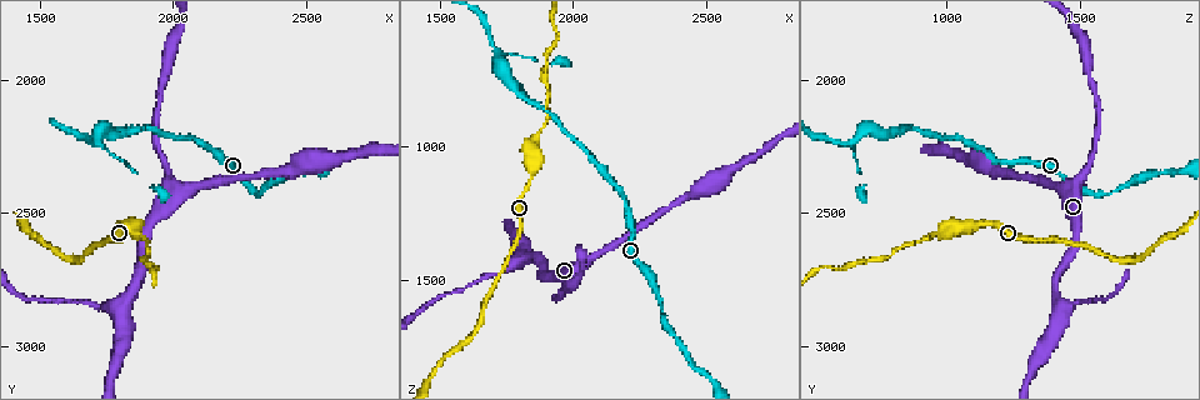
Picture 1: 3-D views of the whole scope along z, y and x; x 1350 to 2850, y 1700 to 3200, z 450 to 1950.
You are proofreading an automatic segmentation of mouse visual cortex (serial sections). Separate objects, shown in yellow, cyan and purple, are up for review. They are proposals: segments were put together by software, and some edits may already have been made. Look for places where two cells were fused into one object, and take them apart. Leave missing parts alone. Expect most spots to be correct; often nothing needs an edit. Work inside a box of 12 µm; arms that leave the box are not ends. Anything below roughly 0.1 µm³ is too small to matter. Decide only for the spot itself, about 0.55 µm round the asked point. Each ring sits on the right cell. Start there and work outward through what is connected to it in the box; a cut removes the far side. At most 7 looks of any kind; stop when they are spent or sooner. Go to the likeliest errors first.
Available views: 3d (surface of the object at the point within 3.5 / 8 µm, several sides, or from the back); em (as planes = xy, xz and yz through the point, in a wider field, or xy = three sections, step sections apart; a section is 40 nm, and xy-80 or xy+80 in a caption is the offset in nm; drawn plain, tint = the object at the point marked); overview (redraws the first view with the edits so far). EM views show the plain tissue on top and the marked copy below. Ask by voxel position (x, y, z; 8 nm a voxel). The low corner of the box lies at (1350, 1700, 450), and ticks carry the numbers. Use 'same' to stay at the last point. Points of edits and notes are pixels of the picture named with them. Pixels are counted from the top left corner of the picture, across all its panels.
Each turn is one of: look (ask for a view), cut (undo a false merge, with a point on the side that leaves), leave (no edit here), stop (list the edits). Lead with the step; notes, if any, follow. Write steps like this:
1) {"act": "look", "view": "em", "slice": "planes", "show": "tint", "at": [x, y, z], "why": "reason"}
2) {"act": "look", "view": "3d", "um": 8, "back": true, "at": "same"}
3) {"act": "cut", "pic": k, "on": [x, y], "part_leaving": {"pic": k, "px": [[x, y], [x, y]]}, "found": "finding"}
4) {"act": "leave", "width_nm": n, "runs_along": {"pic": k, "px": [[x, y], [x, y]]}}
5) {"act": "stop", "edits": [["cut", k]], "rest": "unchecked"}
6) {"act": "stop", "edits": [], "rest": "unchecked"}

{"act": "look", "view": "3d", "um": 3.5, "at": [1720, 2230, 650], "why": "sharp bend"}

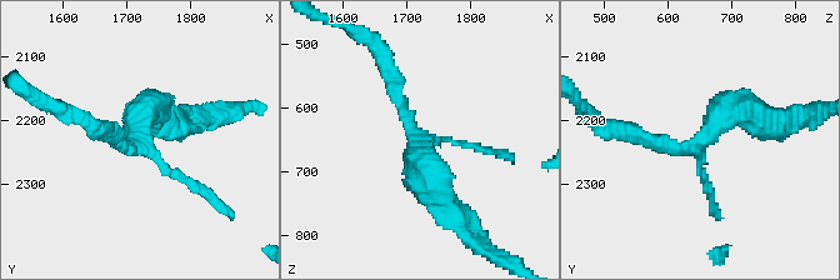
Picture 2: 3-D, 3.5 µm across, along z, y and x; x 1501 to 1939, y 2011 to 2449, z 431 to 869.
{"act": "look", "view": "em", "slice": "xy", "step": 2, "show": "tint", "at": [1715, 2220, 660]}

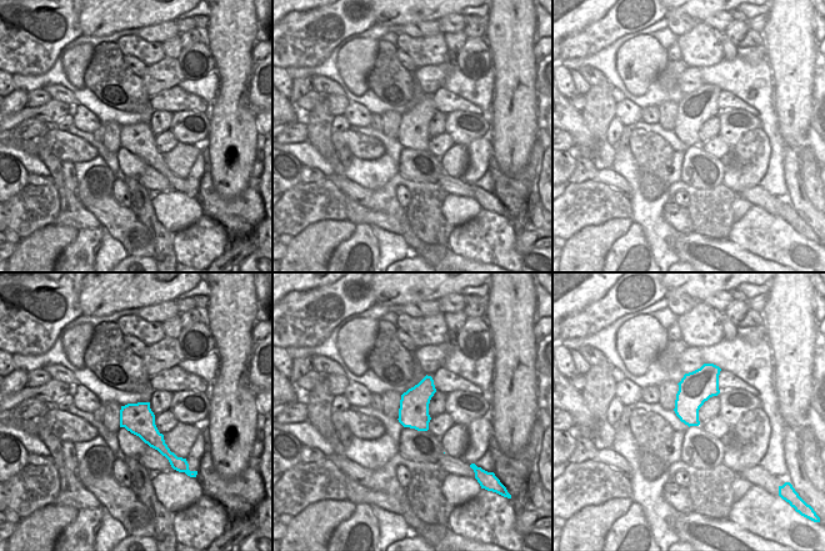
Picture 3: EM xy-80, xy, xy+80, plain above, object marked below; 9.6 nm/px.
{"act": "leave", "runs_along": {"pic": 2, "px": [[441, 205], [391, 78]]}, "found": "continuous, no second cell"}

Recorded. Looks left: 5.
{"act": "look", "view": "3d", "um": 8, "at": [1810, 2850, 1420], "why": "thin arm on a thick one"}

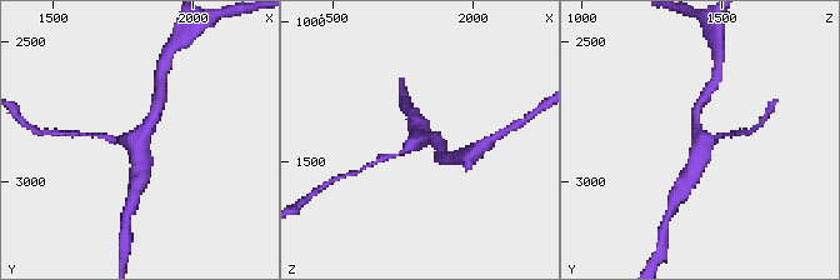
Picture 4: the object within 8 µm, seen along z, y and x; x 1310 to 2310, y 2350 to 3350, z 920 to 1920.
{"act": "look", "view": "em", "slice": "planes", "show": "tint", "at": [1790, 2850, 1430], "why": "now the EM"}

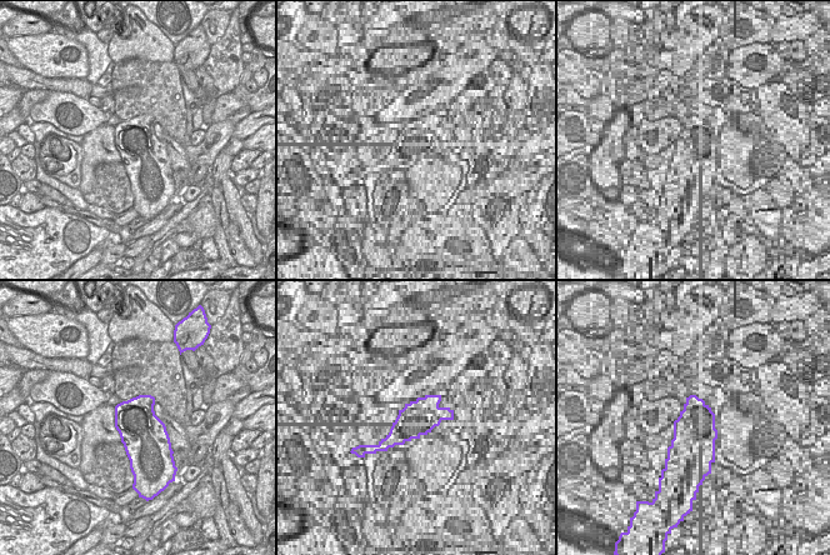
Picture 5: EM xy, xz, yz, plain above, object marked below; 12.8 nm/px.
{"act": "leave", "arm_widths_nm": [150, 250, 500], "runs_along": {"pic": 4, "px": [[156, 108], [138, 138], [139, 173]]}, "found": "all the same cell"}

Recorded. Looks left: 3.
{"act": "look", "view": "3d", "um": 3.5, "at": [1840, 2540, 1120], "why": "calibre changes"}

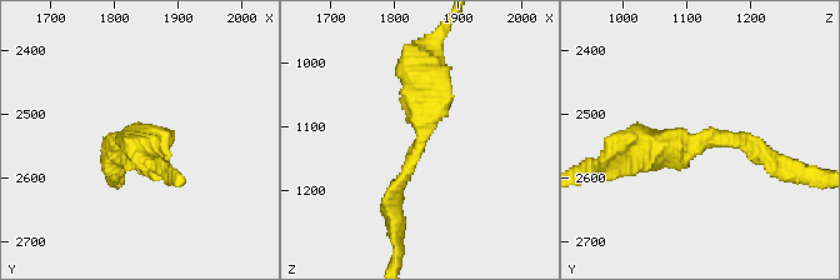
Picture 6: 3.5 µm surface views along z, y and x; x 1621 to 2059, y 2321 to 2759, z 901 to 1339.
{"act": "look", "view": "em", "slice": "planes", "show": "tint", "at": [1845, 2540, 1120], "arm_widths_nm": [150, 450], "why": "now the EM"}

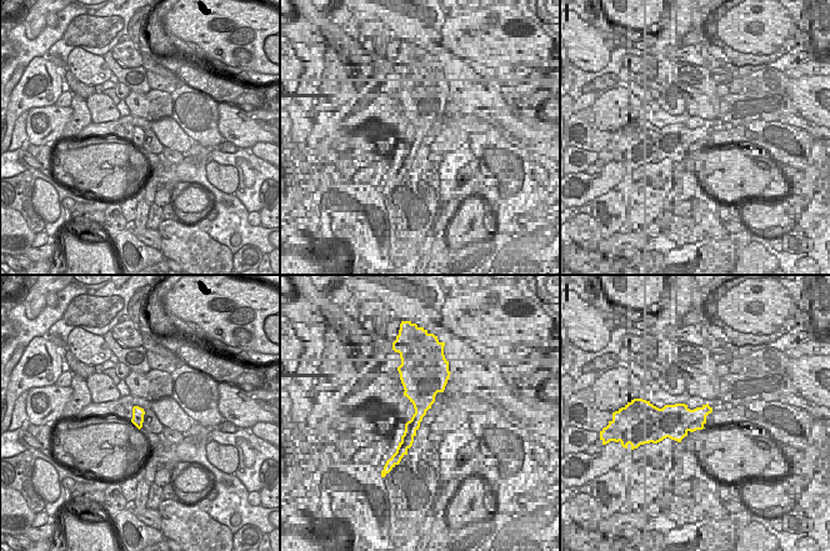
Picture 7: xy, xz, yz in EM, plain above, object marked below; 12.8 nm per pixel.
{"act": "leave", "runs_along": {"pic": 6, "px": [[391, 211], [423, 138], [434, 61]]}, "found": "all the same cell"}

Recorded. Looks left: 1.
{"act": "stop", "edits": [], "rest": "unchecked"}

